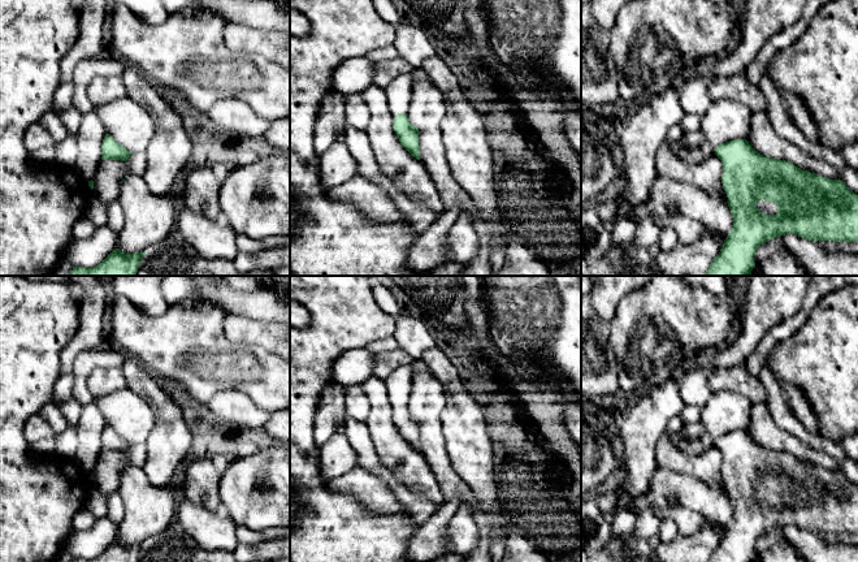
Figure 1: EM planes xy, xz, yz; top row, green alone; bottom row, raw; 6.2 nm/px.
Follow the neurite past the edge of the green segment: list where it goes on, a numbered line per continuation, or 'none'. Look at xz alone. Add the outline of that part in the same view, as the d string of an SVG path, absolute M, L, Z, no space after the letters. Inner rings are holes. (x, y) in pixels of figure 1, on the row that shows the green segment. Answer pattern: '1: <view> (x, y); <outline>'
1: xz (399, 93); M400 74L386 88L384 88L393 120L395 120L398 113L404 113L408 116L408 108L412 99L412 87L413 79L411 74Z

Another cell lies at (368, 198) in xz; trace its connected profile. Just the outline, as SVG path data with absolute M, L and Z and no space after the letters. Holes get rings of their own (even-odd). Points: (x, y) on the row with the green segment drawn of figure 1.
M358 174L346 183L326 190L326 196L335 202L352 204L367 219L377 224L391 224L403 217L393 199L381 187Z

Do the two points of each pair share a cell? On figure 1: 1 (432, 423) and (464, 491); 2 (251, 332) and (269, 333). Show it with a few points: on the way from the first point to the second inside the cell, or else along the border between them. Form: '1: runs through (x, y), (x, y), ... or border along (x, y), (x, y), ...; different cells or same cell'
1: runs through (432, 440), (432, 446), (447, 475); same cell
2: runs through (255, 333), (265, 333); same cell

